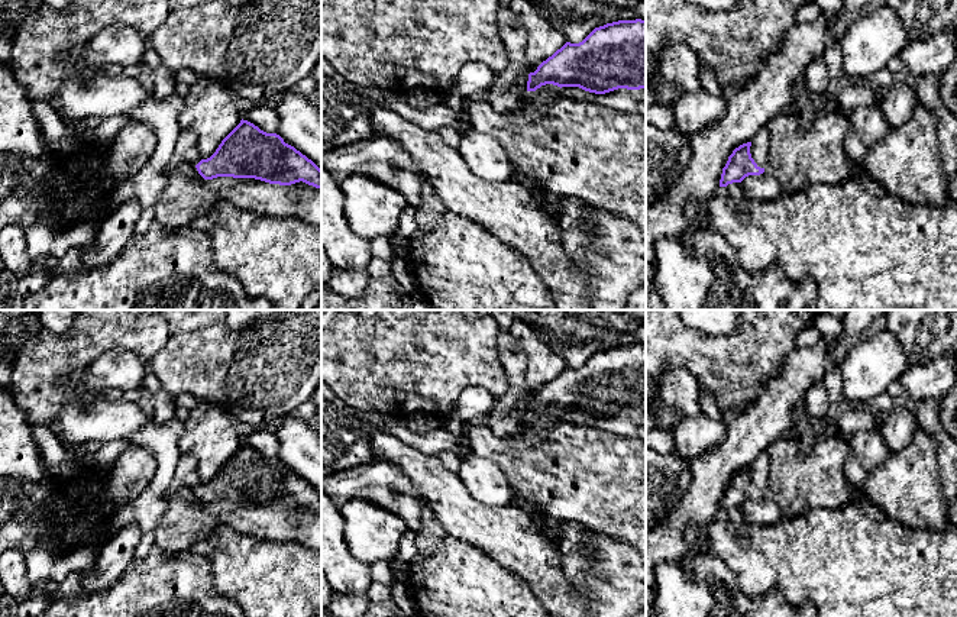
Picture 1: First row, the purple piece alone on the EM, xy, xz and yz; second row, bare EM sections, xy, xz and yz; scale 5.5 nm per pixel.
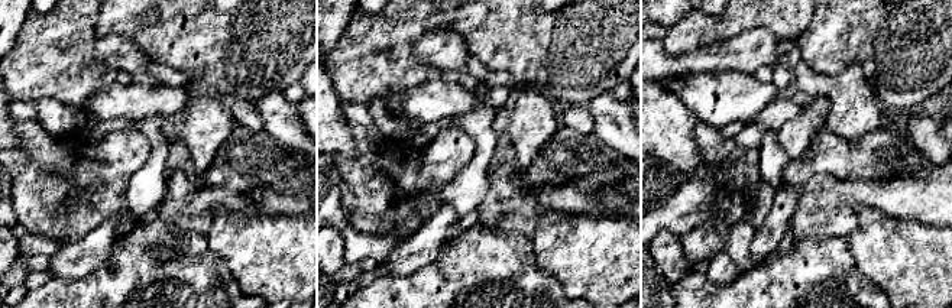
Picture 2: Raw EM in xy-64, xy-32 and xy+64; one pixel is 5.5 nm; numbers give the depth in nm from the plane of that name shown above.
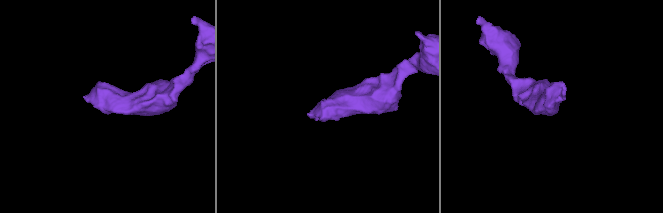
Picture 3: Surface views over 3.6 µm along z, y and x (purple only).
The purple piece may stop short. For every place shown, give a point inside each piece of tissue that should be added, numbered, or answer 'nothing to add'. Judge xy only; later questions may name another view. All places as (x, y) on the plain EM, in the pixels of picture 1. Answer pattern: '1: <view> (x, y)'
1: xy (186, 474)

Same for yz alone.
1: yz (759, 472)

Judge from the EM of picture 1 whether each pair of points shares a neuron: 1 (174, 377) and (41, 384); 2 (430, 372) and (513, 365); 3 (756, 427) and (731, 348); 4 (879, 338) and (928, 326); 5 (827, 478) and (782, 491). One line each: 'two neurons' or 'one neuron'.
1: two neurons
2: two neurons
3: two neurons
4: two neurons
5: one neuron

